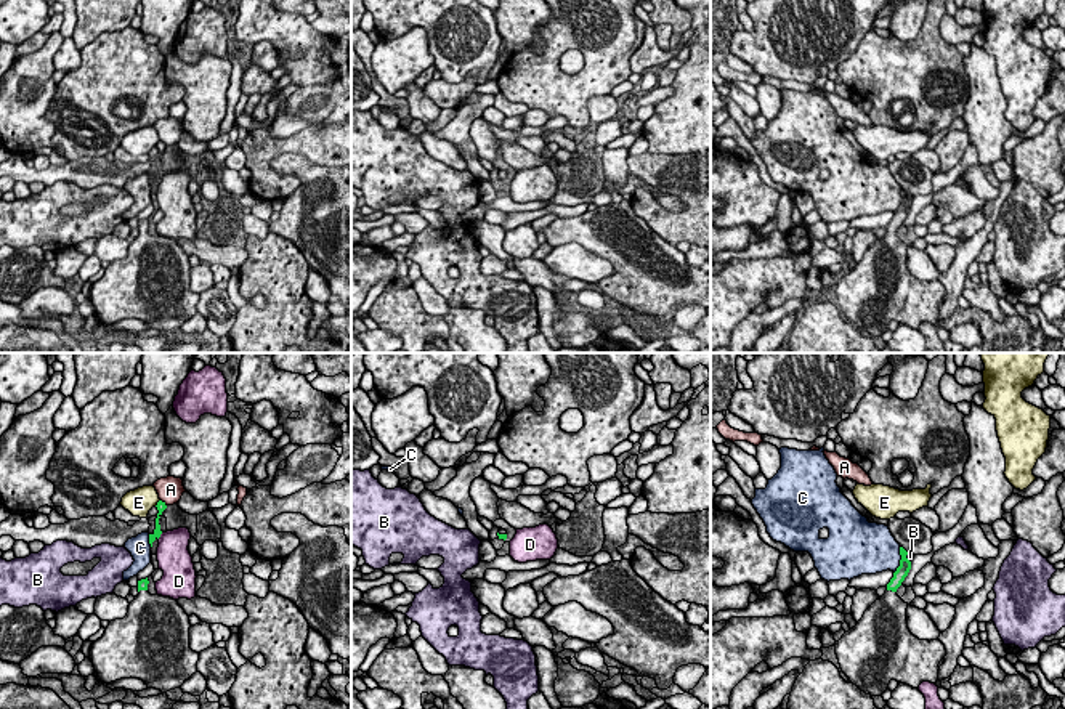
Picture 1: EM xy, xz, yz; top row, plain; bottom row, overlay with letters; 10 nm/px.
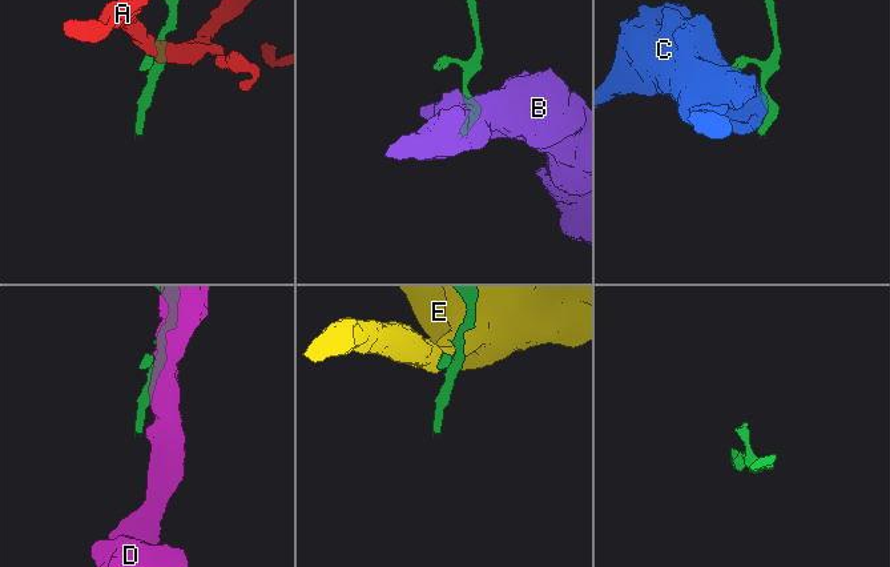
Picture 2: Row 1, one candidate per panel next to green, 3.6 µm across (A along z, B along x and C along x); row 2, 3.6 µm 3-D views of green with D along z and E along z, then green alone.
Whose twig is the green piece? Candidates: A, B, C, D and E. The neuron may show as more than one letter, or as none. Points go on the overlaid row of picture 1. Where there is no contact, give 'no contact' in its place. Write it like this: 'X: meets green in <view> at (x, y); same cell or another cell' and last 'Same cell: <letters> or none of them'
A: meets green in xy at (162, 502); another cell
B: meets green in yz at (905, 557); another cell
C: meets green in yz at (900, 560); another cell
D: meets green in xy at (159, 536); another cell
E: meets green in xy at (157, 502); another cell
Same cell: none of them

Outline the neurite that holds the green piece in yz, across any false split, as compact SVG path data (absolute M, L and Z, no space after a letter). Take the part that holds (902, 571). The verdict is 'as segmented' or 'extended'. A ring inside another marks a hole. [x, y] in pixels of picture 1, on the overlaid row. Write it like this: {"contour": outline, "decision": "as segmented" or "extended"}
{"contour": "M903 547L900 555L900 566L885 594L834 645L842 672L871 696L881 696L892 680L913 688L922 682L937 683L938 664L946 656L940 640L919 640L908 629L908 603L897 595L897 589L908 576L911 561Z", "decision": "extended"}

